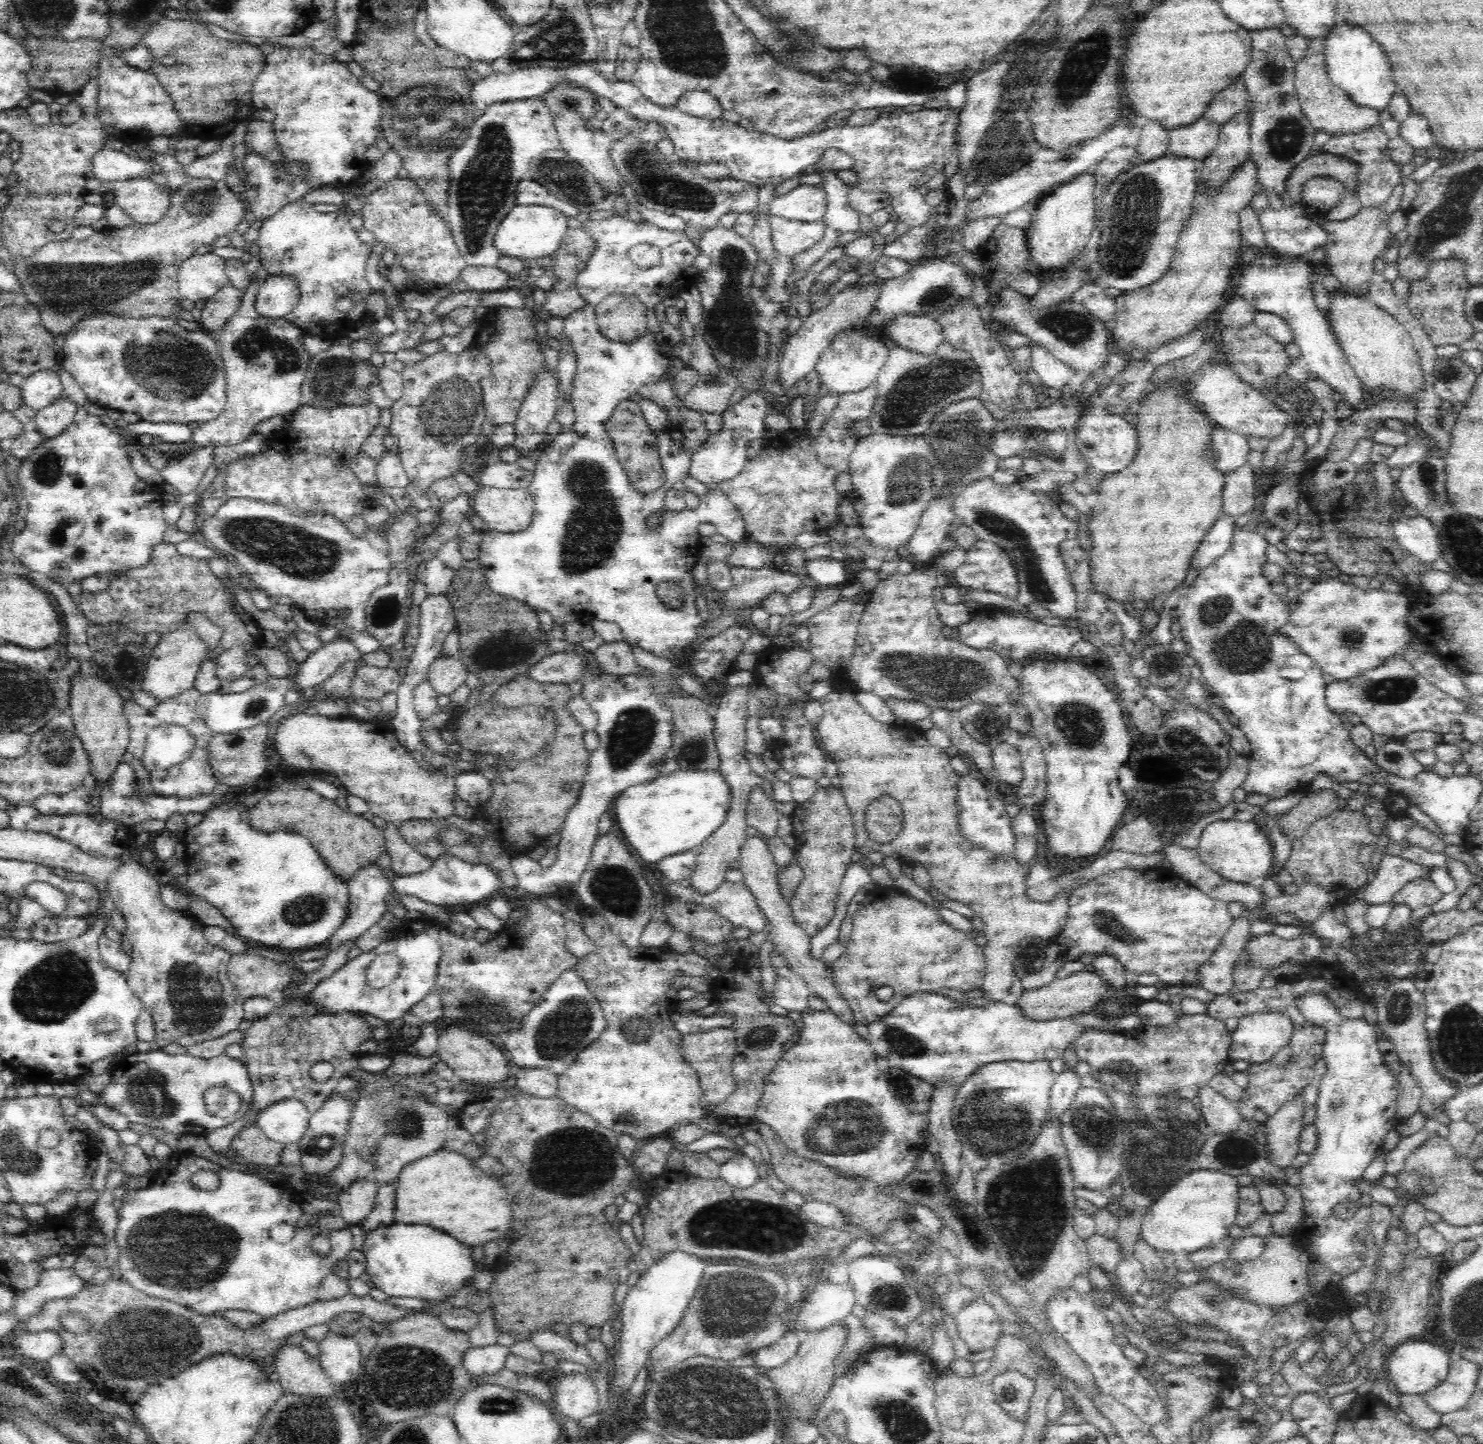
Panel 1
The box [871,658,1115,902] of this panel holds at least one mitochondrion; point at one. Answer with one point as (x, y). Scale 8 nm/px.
(1075, 722)

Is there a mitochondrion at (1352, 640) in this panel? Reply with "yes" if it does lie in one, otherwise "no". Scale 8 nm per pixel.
yes

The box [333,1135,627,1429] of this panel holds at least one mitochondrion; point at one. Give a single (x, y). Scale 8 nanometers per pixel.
(420, 1378)

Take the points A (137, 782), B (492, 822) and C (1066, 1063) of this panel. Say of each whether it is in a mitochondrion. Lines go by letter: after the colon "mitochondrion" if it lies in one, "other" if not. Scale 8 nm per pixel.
A: other
B: mitochondrion
C: other

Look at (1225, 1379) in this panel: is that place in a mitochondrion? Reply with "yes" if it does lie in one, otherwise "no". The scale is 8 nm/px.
no

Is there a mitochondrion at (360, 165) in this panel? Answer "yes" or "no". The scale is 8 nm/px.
no

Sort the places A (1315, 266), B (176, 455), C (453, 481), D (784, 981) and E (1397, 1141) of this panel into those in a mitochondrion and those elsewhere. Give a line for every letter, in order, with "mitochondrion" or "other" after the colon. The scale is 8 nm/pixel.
A: other
B: other
C: other
D: other
E: other

